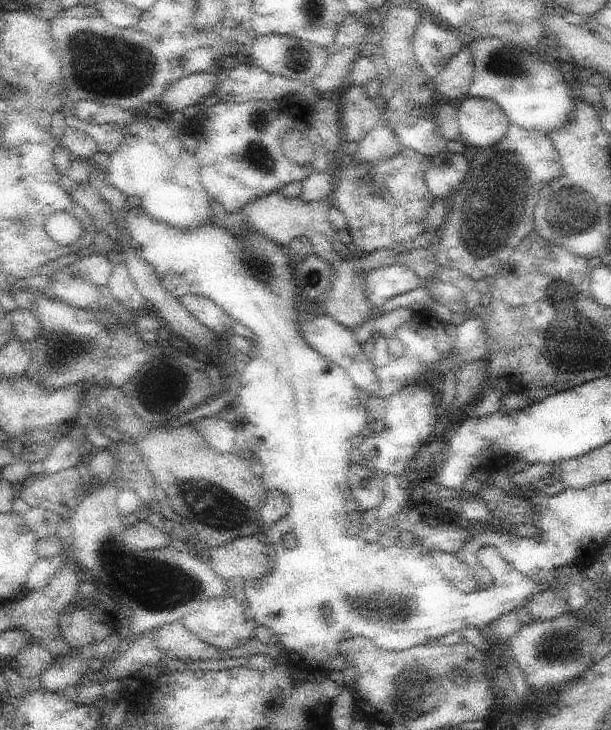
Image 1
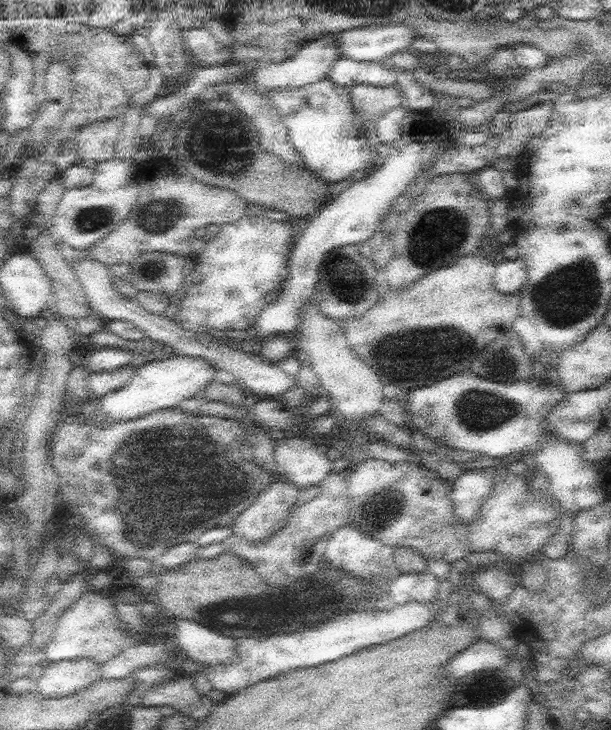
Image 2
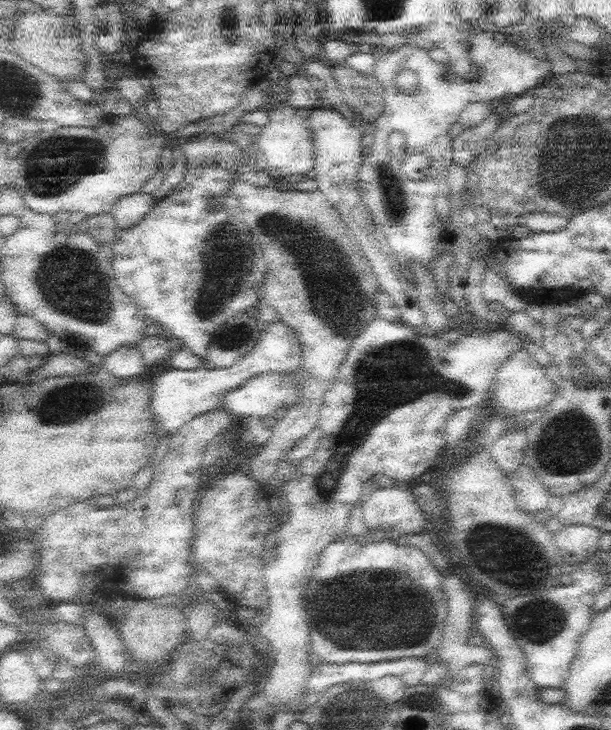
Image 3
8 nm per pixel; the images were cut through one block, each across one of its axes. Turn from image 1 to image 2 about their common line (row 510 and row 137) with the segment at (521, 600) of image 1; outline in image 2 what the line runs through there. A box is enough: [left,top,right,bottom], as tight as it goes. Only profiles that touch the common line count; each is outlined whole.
[269,78,376,183]

